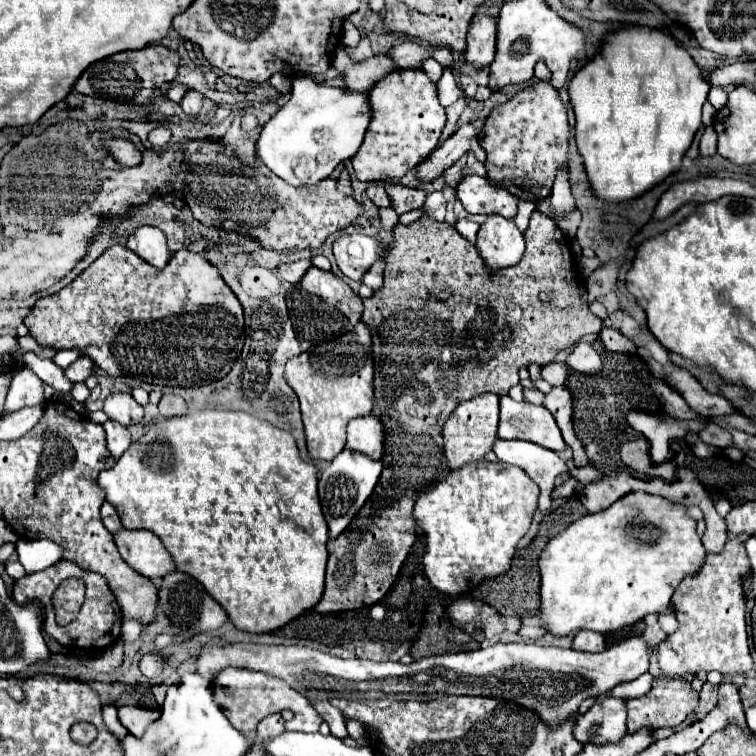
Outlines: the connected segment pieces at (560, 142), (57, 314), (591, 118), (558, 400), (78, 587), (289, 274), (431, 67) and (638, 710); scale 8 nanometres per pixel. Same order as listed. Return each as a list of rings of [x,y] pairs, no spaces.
[[[535,82],[525,90],[517,92],[509,102],[491,110],[485,128],[485,136],[481,138],[481,148],[487,152],[487,176],[493,184],[507,188],[521,200],[543,200],[551,194],[551,186],[561,164],[567,164],[567,142],[569,142],[569,122],[567,122],[567,108],[561,102],[559,90],[553,88],[551,82]]]
[[[111,246],[93,262],[91,276],[89,268],[85,268],[69,286],[37,300],[25,324],[29,334],[45,348],[77,348],[83,350],[81,356],[91,358],[109,376],[127,376],[159,386],[199,386],[223,378],[241,354],[245,340],[239,300],[215,266],[201,254],[189,250],[179,250],[163,270],[153,270],[153,266],[135,256],[129,248]]]
[[[635,26],[619,30],[617,34],[609,34],[605,44],[601,46],[599,54],[591,62],[587,62],[581,70],[577,70],[577,74],[573,76],[573,80],[569,84],[569,98],[571,98],[573,110],[575,110],[575,118],[577,118],[577,122],[575,122],[575,136],[577,136],[575,144],[577,144],[577,150],[579,150],[581,158],[583,158],[583,166],[585,166],[585,174],[589,178],[591,192],[593,192],[593,196],[597,200],[601,200],[605,204],[621,204],[621,202],[629,202],[633,198],[639,198],[641,194],[645,194],[653,186],[661,184],[675,170],[679,170],[681,168],[681,158],[689,150],[695,132],[703,126],[703,122],[701,122],[701,106],[707,100],[709,84],[703,80],[703,74],[701,74],[699,66],[687,54],[687,50],[679,48],[673,39],[673,36],[662,30],[637,30]]]
[[[565,386],[553,388],[545,396],[545,408],[549,408],[549,412],[555,416],[557,426],[561,428],[563,440],[573,448],[573,460],[575,460],[575,464],[577,466],[585,466],[587,464],[587,454],[585,454],[581,442],[575,438],[575,432],[573,432],[573,422],[571,422],[571,396],[569,396],[569,390]]]
[[[63,582],[53,594],[53,604],[59,624],[73,622],[83,604],[83,582]]]
[[[297,260],[291,264],[281,264],[277,270],[279,270],[279,276],[283,280],[297,284],[297,282],[301,282],[301,278],[307,274],[309,268],[311,268],[311,260]]]
[[[427,58],[421,68],[425,70],[425,74],[427,74],[433,82],[437,82],[437,80],[441,78],[441,74],[443,74],[443,66],[437,64],[437,60],[433,60],[433,58]]]
[[[659,676],[655,678],[655,684],[651,688],[649,694],[641,696],[641,698],[633,698],[633,700],[627,700],[627,730],[629,734],[641,730],[641,728],[651,728],[651,730],[659,730],[659,728],[673,728],[673,726],[679,726],[685,716],[693,710],[697,710],[697,704],[699,704],[699,694],[691,688],[689,680],[685,678],[665,678],[665,676]]]

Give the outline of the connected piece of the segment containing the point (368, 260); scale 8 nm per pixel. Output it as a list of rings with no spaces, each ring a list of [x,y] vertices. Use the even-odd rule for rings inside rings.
[[[345,234],[333,244],[333,256],[339,270],[351,280],[361,280],[365,272],[379,260],[381,250],[381,242],[365,234]]]

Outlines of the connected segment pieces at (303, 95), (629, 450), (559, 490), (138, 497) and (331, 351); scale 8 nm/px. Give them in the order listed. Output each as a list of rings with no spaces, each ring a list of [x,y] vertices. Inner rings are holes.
[[[299,74],[293,78],[289,102],[263,124],[261,136],[255,142],[255,158],[291,186],[317,184],[327,178],[339,162],[359,150],[369,118],[367,92],[359,94],[331,88],[317,84],[311,76]]]
[[[645,438],[641,440],[633,440],[633,442],[625,442],[621,446],[621,460],[633,468],[635,472],[643,472],[643,474],[649,474],[649,476],[661,476],[663,472],[663,464],[657,466],[651,462],[651,456],[649,456],[649,442]],[[657,466],[657,470],[655,470]]]
[[[573,478],[569,480],[569,482],[565,482],[565,484],[561,484],[561,486],[557,486],[553,492],[551,492],[551,500],[557,500],[557,498],[567,498],[567,496],[571,496],[575,490],[581,490],[583,486],[581,484],[577,484]]]
[[[199,410],[183,416],[173,416],[173,418],[163,418],[155,424],[149,426],[147,434],[139,440],[135,440],[127,452],[115,462],[111,470],[105,470],[99,474],[99,488],[105,492],[105,500],[115,506],[121,524],[129,528],[143,528],[153,534],[157,534],[163,542],[163,546],[169,550],[173,556],[177,570],[197,578],[205,590],[227,610],[229,620],[235,624],[235,628],[245,630],[245,632],[271,632],[281,626],[285,626],[289,620],[297,618],[305,610],[313,608],[321,594],[323,594],[323,580],[325,580],[325,566],[327,566],[327,522],[321,514],[319,498],[317,498],[317,468],[311,462],[301,460],[295,438],[273,426],[267,420],[259,420],[257,416],[251,416],[247,412],[235,412],[235,410]]]
[[[359,322],[353,332],[337,342],[313,346],[291,358],[285,366],[285,380],[301,402],[309,456],[333,460],[345,448],[345,428],[353,418],[369,416],[373,408],[373,354],[369,328]]]

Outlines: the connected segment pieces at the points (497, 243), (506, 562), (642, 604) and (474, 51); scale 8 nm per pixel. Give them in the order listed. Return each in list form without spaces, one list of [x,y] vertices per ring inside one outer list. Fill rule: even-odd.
[[[489,214],[477,232],[475,246],[487,268],[499,270],[521,260],[525,252],[525,238],[513,220]]]
[[[487,460],[451,472],[431,492],[421,494],[413,508],[413,522],[425,536],[423,572],[431,586],[441,594],[461,596],[475,590],[483,580],[505,574],[511,568],[511,558],[519,540],[529,530],[533,512],[537,510],[537,498],[539,486],[521,468],[503,462],[491,464]]]
[[[631,492],[631,494],[621,496],[617,502],[613,502],[607,510],[601,510],[601,512],[587,514],[587,516],[579,518],[577,522],[573,522],[571,526],[567,526],[567,530],[559,532],[555,538],[551,538],[547,542],[545,550],[539,556],[541,588],[539,588],[539,614],[537,616],[539,616],[539,620],[545,626],[545,630],[551,636],[569,636],[569,634],[573,634],[577,630],[593,630],[593,632],[599,632],[599,634],[609,634],[609,632],[615,632],[619,628],[625,628],[625,626],[641,620],[643,616],[647,616],[651,612],[661,612],[663,608],[667,608],[669,600],[671,600],[671,596],[675,592],[675,588],[679,586],[679,582],[687,574],[693,574],[697,570],[697,566],[703,566],[703,562],[705,562],[705,548],[703,548],[701,538],[699,538],[699,534],[695,530],[695,520],[685,514],[685,506],[683,504],[673,504],[667,498],[651,496],[647,492]],[[631,524],[649,524],[649,526],[653,526],[653,530],[627,530]]]
[[[491,2],[477,6],[467,30],[465,62],[475,68],[489,66],[497,50],[497,16],[489,12],[489,6]]]

